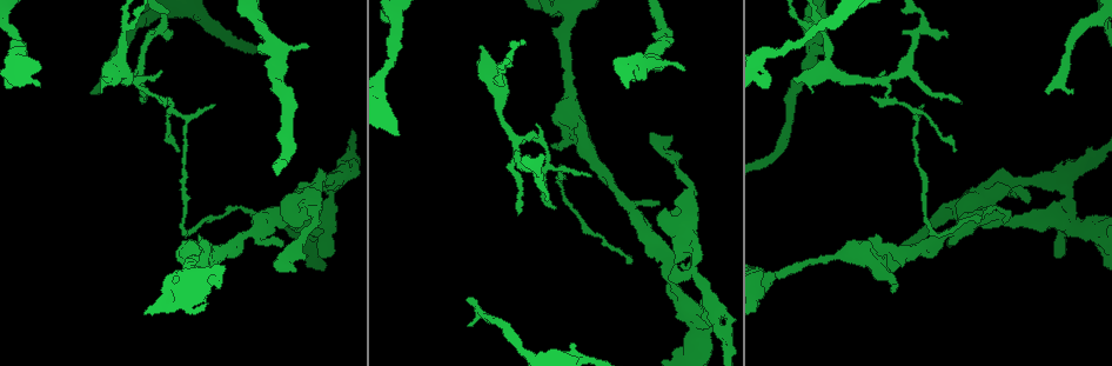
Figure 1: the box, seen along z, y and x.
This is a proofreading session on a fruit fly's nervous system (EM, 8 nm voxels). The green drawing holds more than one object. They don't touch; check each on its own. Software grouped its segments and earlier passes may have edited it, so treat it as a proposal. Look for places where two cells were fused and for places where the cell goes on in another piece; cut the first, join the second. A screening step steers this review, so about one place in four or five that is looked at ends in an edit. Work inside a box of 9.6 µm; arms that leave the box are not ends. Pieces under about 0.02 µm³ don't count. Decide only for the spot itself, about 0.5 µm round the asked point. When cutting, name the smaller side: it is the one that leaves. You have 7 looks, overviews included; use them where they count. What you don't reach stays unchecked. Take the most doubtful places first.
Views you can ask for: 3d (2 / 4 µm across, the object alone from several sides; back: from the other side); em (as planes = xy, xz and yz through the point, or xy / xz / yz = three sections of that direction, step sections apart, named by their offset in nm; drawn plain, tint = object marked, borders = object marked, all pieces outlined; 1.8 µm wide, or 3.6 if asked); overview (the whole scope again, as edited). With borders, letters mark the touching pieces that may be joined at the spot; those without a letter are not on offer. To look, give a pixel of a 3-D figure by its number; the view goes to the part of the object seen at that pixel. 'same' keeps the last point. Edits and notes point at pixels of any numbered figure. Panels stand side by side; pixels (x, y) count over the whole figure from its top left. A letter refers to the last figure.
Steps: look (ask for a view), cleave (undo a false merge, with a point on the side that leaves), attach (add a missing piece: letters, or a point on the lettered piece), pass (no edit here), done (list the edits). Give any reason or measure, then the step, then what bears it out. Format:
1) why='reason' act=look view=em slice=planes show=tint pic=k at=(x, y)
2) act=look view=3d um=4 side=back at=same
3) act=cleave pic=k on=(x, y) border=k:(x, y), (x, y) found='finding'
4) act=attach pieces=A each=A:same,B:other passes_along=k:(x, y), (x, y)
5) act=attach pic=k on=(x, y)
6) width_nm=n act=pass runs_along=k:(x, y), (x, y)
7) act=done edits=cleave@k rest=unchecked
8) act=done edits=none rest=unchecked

act=look view=3d um=4 pic=1 at=(266, 32)

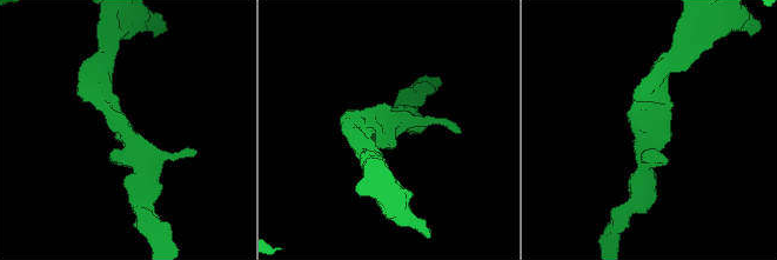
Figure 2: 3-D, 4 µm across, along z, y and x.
arms=3 arm_widths_nm=240,260,280 act=look view=em slice=yz step=16 show=tint pic=2 at=(385, 130)

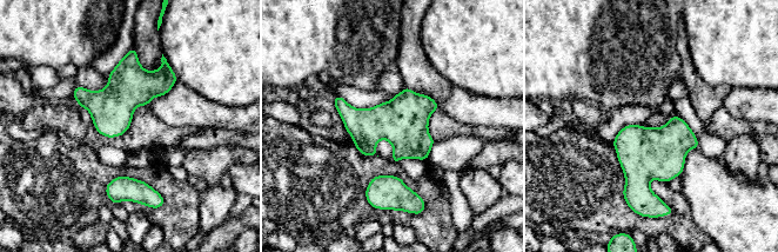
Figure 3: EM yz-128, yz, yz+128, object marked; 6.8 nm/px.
why='cut it another way' act=look view=em slice=planes show=borders at=same

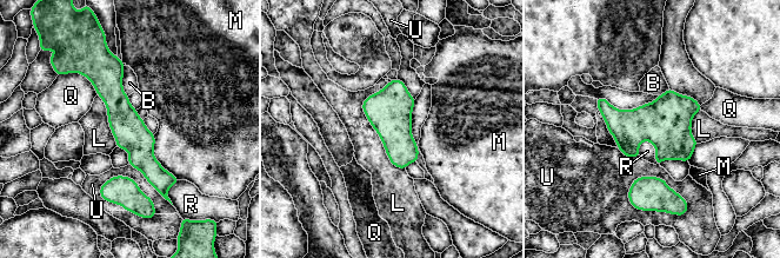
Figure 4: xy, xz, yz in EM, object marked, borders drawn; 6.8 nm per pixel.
act=pass each=B:other,L:other,M:other,Q:other,R:other,U:other border=4:(645, 139), (654, 147), (655, 164) found='one cell here'

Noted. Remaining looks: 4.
why='abrupt turn' act=look view=em slice=xy step=8 show=tint pic=1 at=(709, 311)

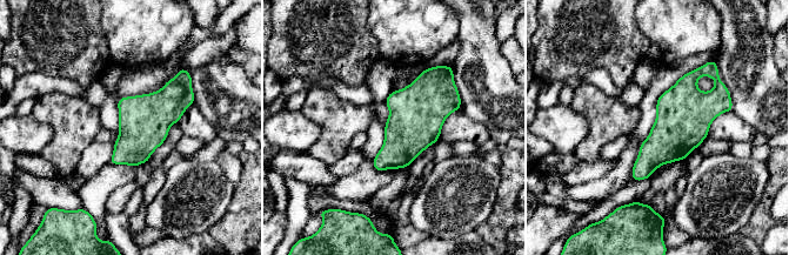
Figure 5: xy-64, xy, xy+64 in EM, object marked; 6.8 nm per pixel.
act=look view=em slice=planes show=borders at=same

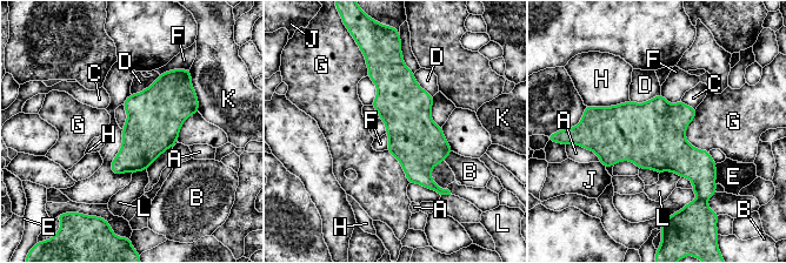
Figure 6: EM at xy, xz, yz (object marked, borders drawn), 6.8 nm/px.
act=cleave pic=6 on=(695, 164) each=A:other,B:other,C:other,D:other,E:other,F:other,G:other,H:other,J:other,K:other,L:other found='a second cell is stuck on'

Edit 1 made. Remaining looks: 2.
why='see it whole again' act=look view=overview

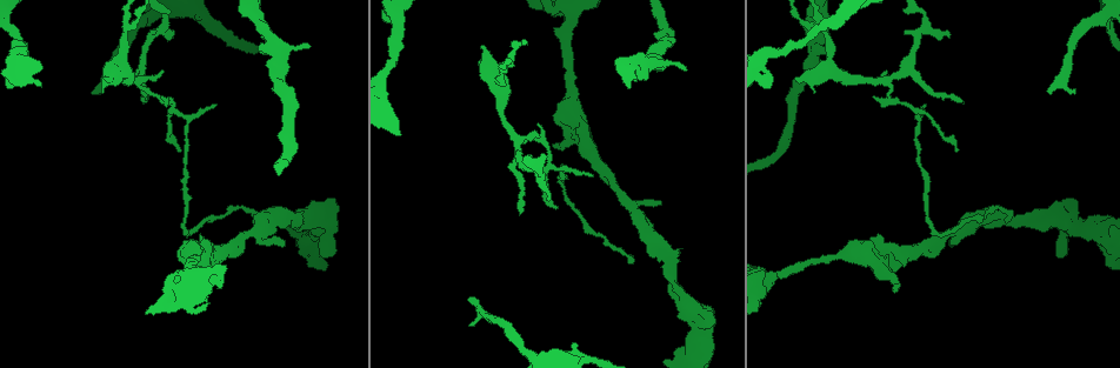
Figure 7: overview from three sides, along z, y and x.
why='calibre changes' act=look view=em slice=planes show=borders pic=7 at=(564, 29)

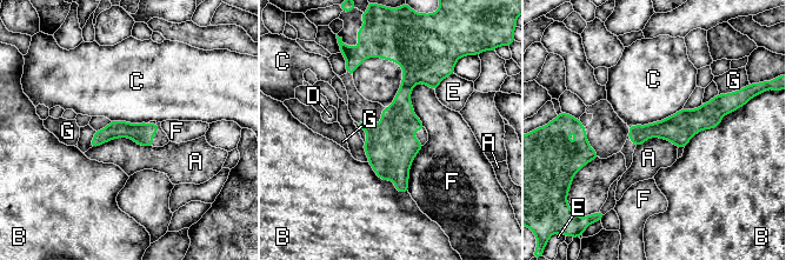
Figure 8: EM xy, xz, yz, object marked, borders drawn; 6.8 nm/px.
act=pass each=A:other,B:other,C:other,D:other,E:other,F:other,G:other runs_along=8:(397, 59), (407, 68), (404, 190) found='one cell here'

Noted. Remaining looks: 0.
act=done edits=cleave@6 rest=unchecked

